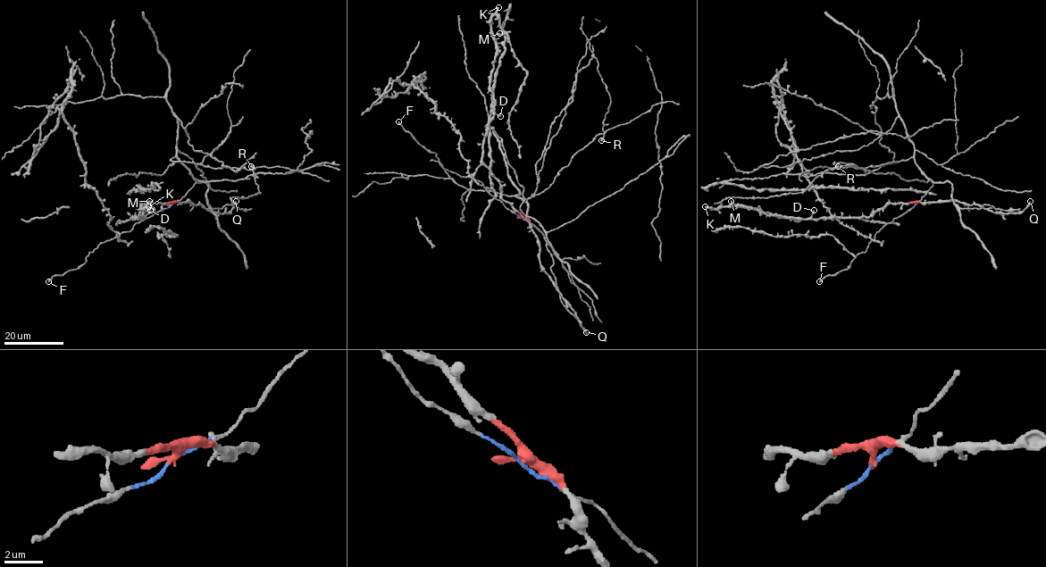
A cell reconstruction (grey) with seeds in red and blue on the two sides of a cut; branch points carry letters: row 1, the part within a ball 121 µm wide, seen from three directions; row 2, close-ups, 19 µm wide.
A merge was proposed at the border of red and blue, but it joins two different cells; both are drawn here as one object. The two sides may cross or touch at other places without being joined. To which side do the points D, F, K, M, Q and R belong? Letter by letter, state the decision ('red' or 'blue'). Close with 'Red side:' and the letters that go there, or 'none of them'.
D: red
F: blue
K: red
M: red
Q: red
R: blue
Red side: D, K, M, Q

